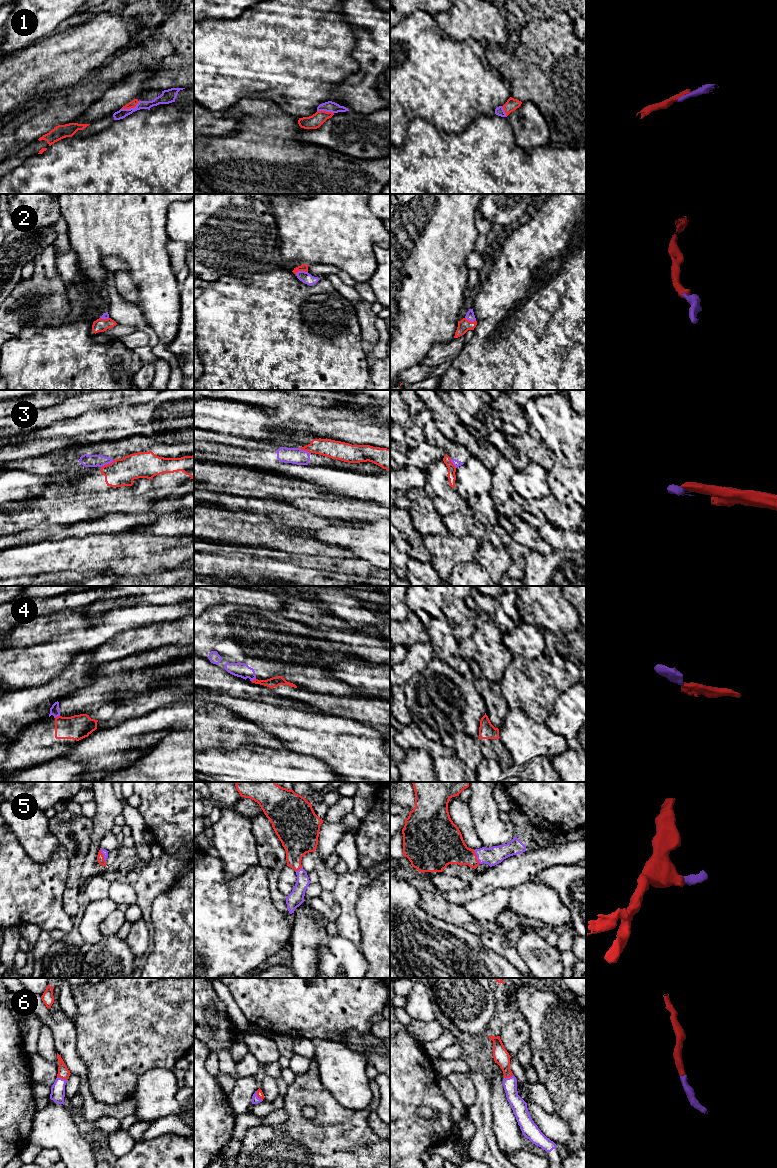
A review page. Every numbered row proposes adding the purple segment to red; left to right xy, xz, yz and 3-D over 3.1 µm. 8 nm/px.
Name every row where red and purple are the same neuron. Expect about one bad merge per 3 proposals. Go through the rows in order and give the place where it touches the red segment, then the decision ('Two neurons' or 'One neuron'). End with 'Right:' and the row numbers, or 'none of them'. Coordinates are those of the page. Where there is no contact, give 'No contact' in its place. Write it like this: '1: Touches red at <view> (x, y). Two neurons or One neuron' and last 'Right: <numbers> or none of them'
1: Touches red at xy (130, 107). One neuron
2: Touches red at xz (301, 270). One neuron
3: Touches red at xy (107, 464). Two neurons
4: Touches red at xy (56, 717). Two neurons
5: Touches red at yz (476, 857). One neuron
6: Touches red at xy (62, 1078). One neuron
Right: 1, 2, 5, 6

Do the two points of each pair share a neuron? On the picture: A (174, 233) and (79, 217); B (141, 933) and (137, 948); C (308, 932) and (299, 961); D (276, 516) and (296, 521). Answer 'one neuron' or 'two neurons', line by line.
A: two neurons
B: one neuron
C: one neuron
D: one neuron

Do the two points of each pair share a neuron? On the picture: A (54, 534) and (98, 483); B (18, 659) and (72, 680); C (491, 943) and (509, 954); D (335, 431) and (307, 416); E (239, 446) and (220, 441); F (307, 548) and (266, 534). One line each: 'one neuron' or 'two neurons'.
A: two neurons
B: two neurons
C: one neuron
D: one neuron
E: one neuron
F: one neuron

